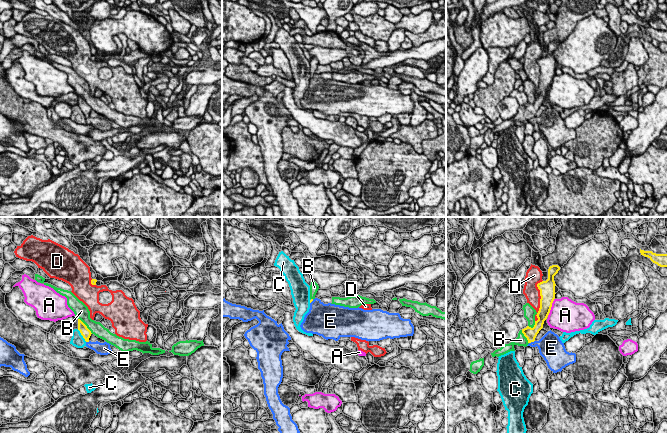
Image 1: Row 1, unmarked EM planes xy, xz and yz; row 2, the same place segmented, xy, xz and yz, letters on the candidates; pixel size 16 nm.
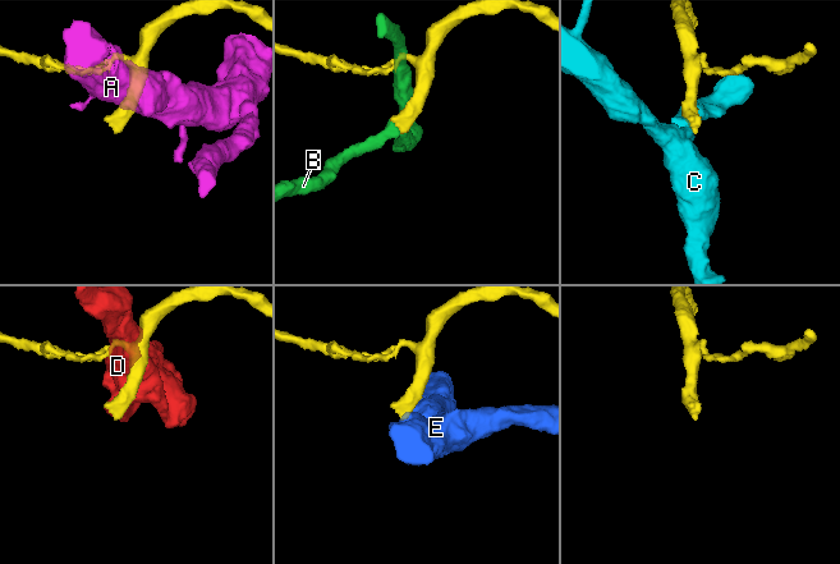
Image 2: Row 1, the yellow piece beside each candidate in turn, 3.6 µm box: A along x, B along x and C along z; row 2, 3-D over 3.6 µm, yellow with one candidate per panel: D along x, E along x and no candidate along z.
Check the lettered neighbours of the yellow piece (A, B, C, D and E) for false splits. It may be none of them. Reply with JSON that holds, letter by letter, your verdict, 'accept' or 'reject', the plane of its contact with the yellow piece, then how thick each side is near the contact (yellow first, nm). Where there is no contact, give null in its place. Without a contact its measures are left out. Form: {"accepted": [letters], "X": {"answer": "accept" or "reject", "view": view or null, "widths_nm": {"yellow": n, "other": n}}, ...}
{"accepted": ["B"], "A": {"answer": "reject", "view": "yz", "widths_nm": {"yellow": 260, "other": 480}}, "B": {"answer": "accept", "view": "xy", "widths_nm": {"yellow": 160, "other": 240}}, "C": {"answer": "reject", "view": "xy", "widths_nm": {"yellow": 160, "other": 220}}, "D": {"answer": "reject", "view": "yz", "widths_nm": {"yellow": 260, "other": 240}}, "E": {"answer": "reject", "view": "yz", "widths_nm": {"yellow": 190, "other": 280}}}

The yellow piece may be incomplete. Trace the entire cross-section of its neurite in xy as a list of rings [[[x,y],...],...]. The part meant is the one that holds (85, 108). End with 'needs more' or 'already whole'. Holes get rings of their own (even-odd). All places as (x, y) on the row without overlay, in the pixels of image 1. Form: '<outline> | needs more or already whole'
[[[44,59],[44,61],[53,64],[57,69],[67,74],[68,83],[74,88],[75,93],[78,95],[78,106],[85,115],[89,118],[92,110],[105,116],[107,119],[115,122],[122,128],[129,128],[137,126],[152,131],[159,131],[165,129],[165,126],[160,124],[153,124],[152,120],[148,117],[139,118],[136,116],[124,115],[117,112],[105,104],[100,98],[96,98],[90,94],[90,87],[88,83],[80,77],[71,67],[57,64],[51,60]]] | needs more

